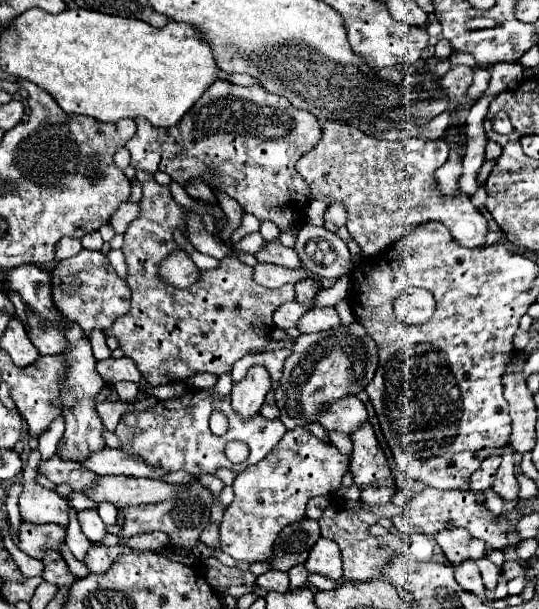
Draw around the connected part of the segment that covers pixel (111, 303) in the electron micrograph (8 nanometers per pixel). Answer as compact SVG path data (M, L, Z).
M82 249L78 255L64 259L60 265L68 265L68 273L74 281L70 287L66 283L54 283L54 303L66 317L66 321L74 321L82 327L86 335L90 335L92 329L108 329L114 319L122 317L130 309L130 287L124 279L120 279L110 265L108 257L102 251L88 251Z

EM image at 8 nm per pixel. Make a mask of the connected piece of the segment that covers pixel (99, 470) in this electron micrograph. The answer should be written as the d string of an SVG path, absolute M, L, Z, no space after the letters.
M104 447L98 453L92 453L88 459L80 461L82 467L96 475L124 475L124 477L150 477L160 479L166 473L162 469L152 469L144 465L138 457L122 453L122 449Z

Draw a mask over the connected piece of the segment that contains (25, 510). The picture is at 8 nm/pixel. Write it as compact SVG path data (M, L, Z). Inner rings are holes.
M32 449L24 465L24 491L20 495L20 515L30 523L56 523L68 525L68 503L52 489L36 483L36 465L40 463L40 451Z

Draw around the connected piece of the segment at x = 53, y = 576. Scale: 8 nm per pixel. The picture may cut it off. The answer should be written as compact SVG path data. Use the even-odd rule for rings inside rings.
M46 549L46 557L42 559L44 563L44 571L42 571L42 579L52 583L52 585L72 585L76 581L76 577L70 573L66 561L62 559L62 555L54 549Z

